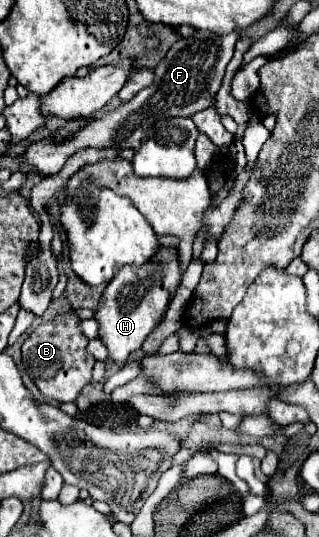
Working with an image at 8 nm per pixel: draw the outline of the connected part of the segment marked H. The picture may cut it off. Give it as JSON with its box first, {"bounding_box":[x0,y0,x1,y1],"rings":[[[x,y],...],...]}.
{"bounding_box":[96,248,180,366],"rings":[[[160,248],[156,260],[144,268],[120,268],[102,292],[100,304],[96,308],[98,338],[108,348],[110,360],[116,366],[126,364],[134,354],[140,354],[140,348],[148,334],[162,322],[170,298],[180,284],[178,272],[178,252],[174,248]]]}

